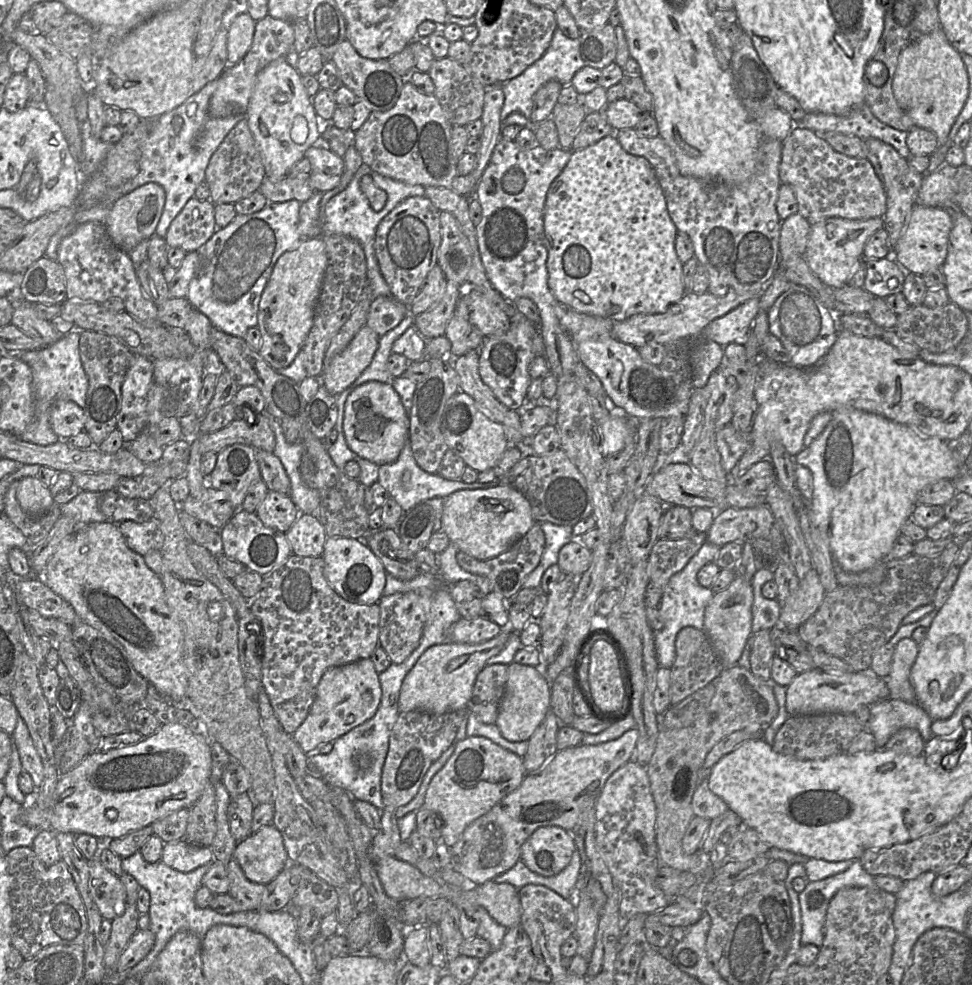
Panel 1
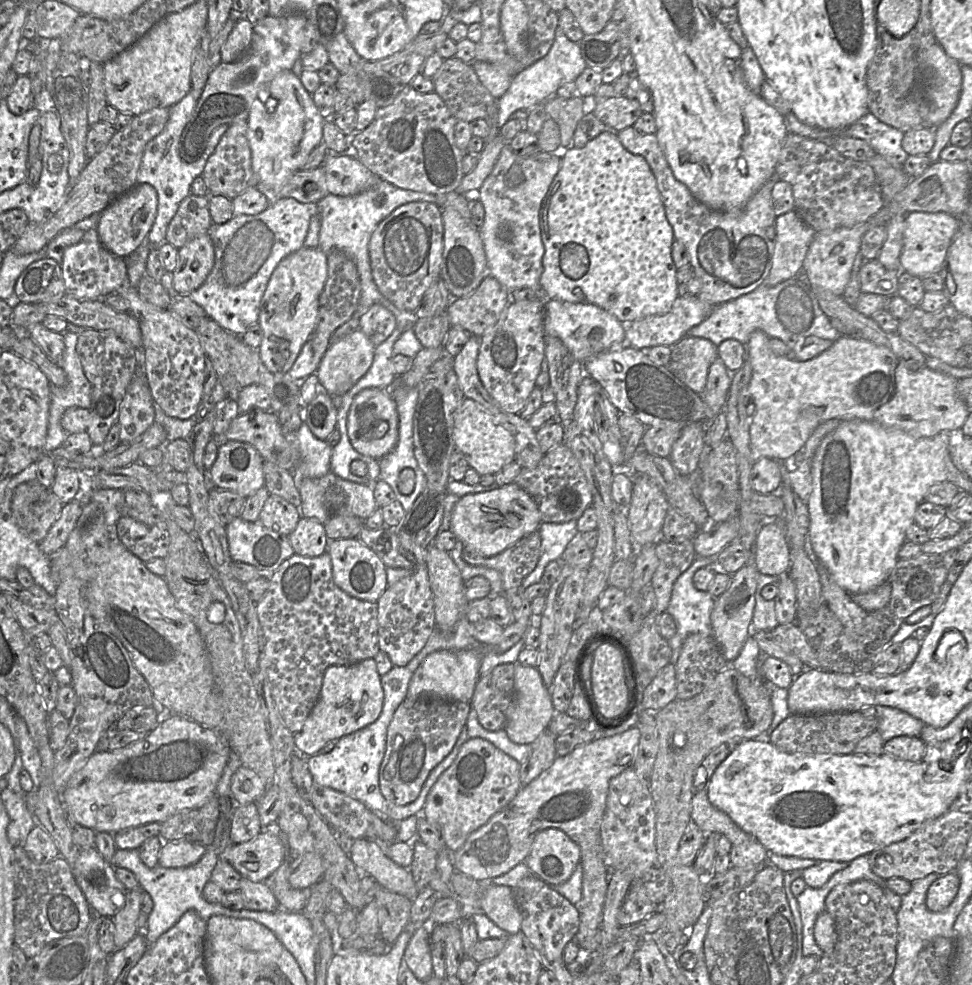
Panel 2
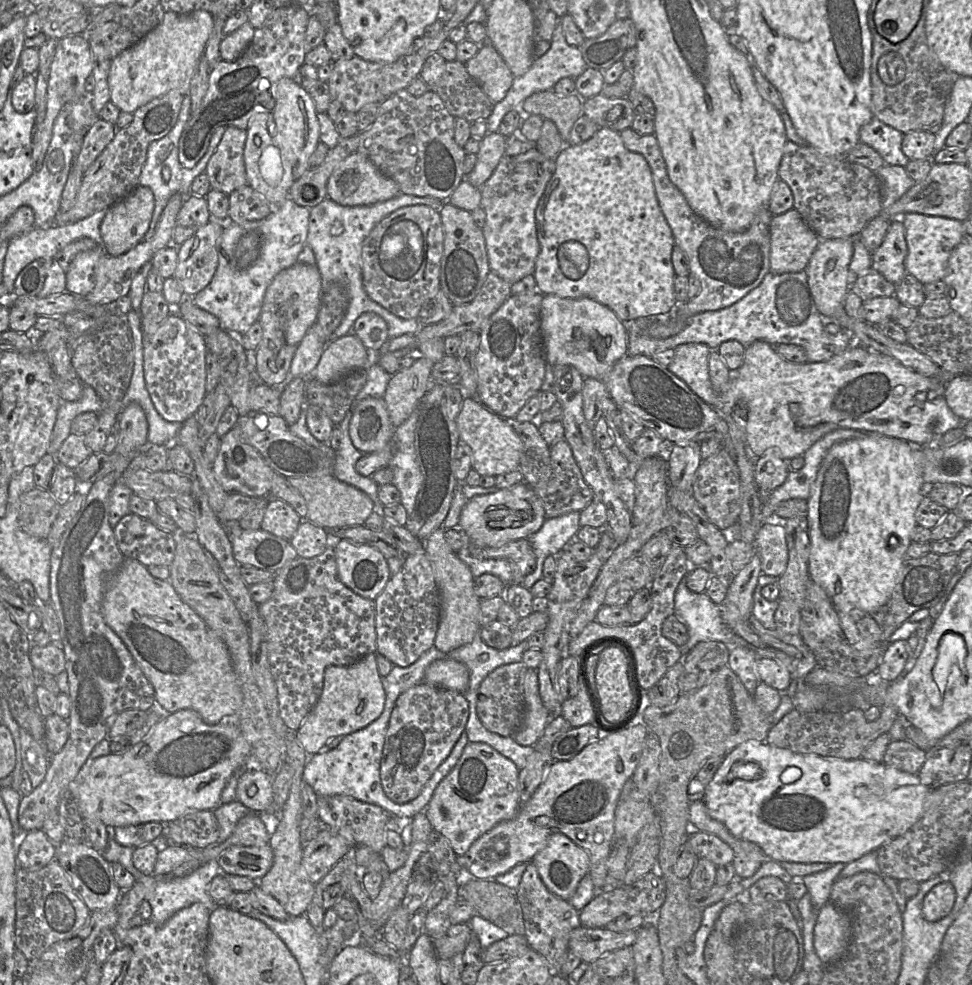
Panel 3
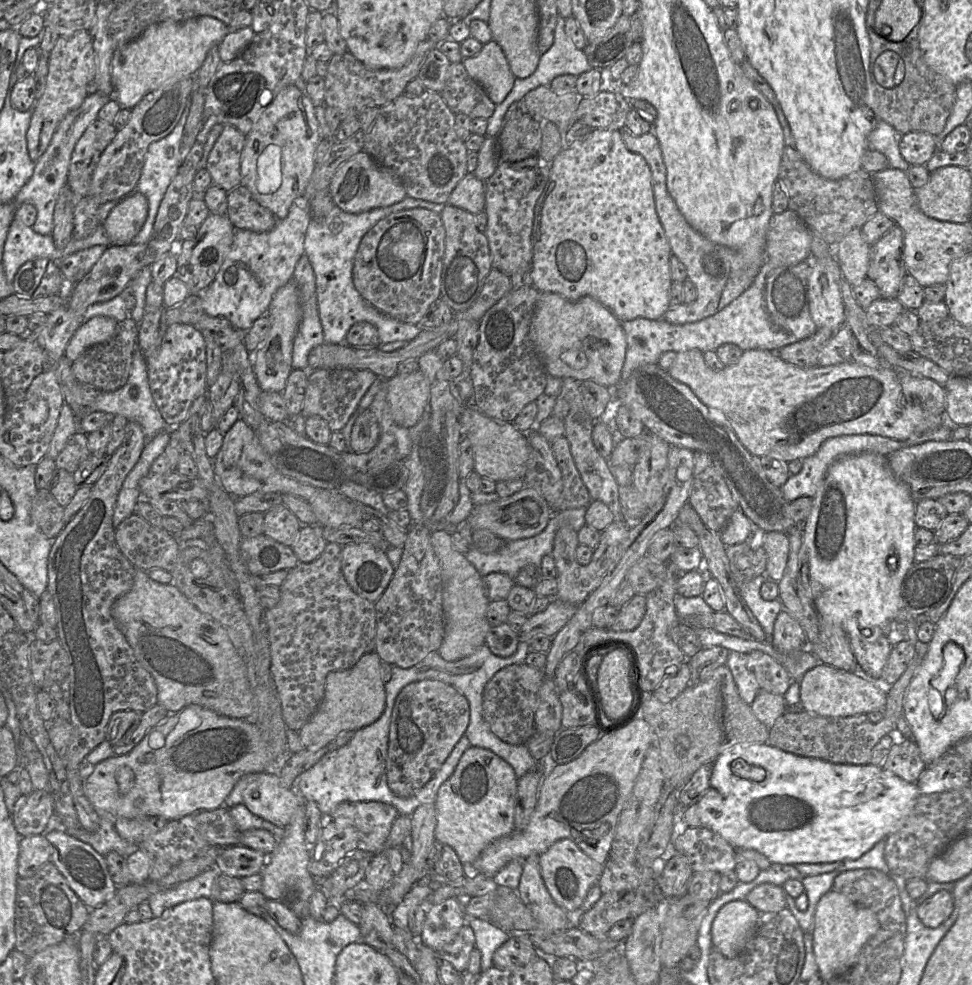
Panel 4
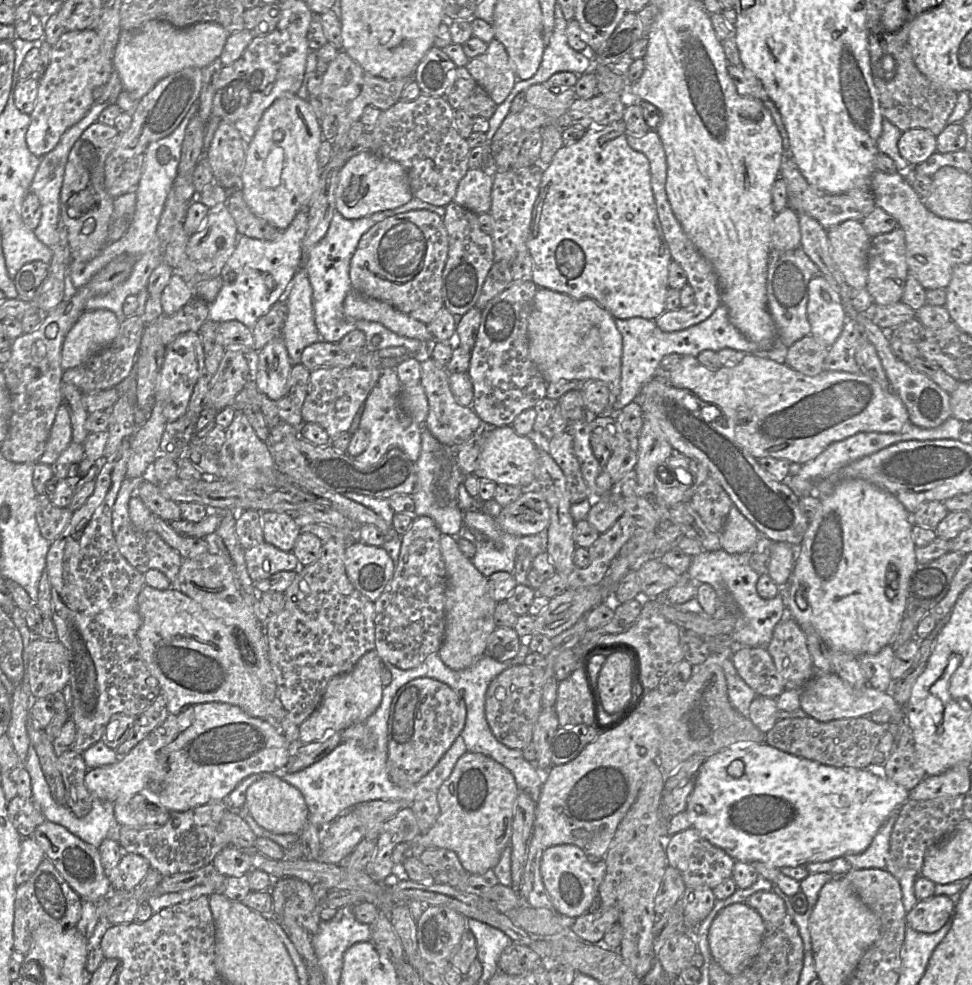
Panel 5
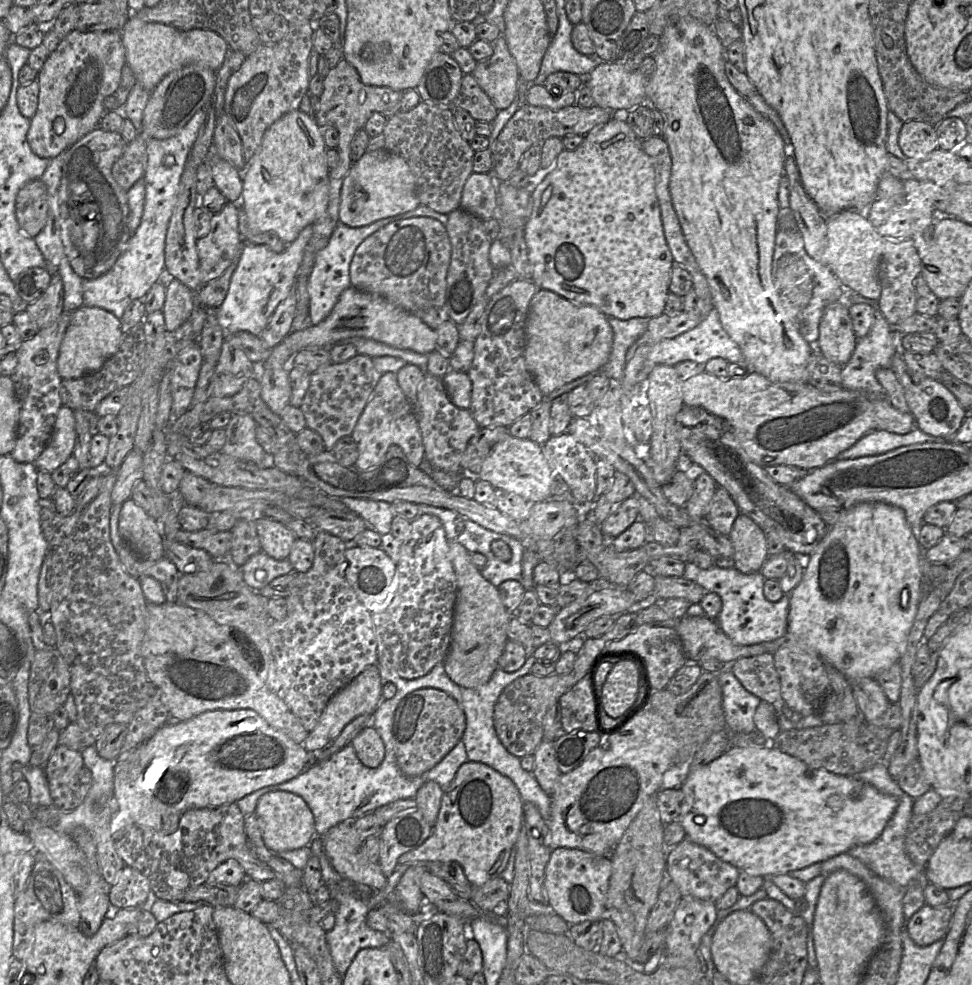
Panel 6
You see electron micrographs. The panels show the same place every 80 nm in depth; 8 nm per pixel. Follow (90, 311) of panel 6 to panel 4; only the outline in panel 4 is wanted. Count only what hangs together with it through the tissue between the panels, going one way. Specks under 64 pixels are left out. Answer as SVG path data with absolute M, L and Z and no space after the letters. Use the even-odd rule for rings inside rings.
M96 316L84 322L70 339L65 356L72 363L89 347L109 340L117 323L106 316Z

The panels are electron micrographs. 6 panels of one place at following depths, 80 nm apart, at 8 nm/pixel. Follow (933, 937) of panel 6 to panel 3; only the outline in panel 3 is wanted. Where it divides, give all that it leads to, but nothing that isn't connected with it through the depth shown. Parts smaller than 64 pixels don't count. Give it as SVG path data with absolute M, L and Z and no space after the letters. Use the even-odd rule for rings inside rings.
M946 876L944 877L945 880L935 885L924 897L922 912L929 922L936 922L946 917L955 904L955 888Z

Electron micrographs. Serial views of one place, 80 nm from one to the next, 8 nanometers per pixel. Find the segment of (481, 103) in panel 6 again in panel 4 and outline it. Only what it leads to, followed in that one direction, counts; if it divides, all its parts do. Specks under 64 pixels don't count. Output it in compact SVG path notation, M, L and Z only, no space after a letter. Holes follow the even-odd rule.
M462 62L449 65L444 88L439 94L454 114L463 113L471 119L488 120L496 108L484 88L470 77Z

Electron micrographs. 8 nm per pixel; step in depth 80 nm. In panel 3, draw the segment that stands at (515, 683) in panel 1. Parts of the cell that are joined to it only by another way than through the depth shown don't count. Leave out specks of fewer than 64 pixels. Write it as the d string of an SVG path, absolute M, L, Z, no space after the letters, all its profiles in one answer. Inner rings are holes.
M528 669L524 677L526 710L521 727L513 735L522 746L535 746L542 737L551 719L539 693L539 679L536 669Z

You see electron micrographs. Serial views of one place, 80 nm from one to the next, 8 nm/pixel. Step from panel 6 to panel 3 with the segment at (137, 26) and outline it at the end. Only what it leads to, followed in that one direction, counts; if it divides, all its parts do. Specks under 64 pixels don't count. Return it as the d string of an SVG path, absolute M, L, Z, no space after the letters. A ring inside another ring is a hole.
M196 10L187 14L179 14L175 12L168 12L164 15L161 23L156 26L153 30L151 30L145 37L143 37L139 42L137 42L132 47L126 49L121 52L116 58L114 58L111 62L109 76L108 76L108 84L110 89L111 101L115 104L120 111L127 112L133 114L138 108L144 106L151 100L155 98L159 98L168 94L169 92L178 92L183 96L189 95L190 84L196 69L196 66L200 60L200 58L204 55L204 50L211 34L211 31L214 26L214 17L211 13L205 10Z

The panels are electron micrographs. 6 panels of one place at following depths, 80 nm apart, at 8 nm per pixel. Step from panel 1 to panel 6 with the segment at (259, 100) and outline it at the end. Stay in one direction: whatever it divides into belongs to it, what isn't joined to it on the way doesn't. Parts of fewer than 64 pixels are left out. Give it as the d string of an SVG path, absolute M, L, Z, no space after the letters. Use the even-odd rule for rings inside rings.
M300 109L286 113L267 128L261 145L242 175L240 206L250 229L275 232L285 244L289 244L298 237L303 228L312 225L325 213L329 200L329 169L325 152L323 130L319 128L313 115Z

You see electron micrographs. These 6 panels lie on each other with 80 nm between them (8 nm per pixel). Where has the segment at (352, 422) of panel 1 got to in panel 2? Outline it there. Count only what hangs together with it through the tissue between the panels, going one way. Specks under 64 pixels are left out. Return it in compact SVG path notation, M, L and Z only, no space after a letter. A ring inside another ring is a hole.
M365 388L350 405L347 418L348 438L360 454L380 460L391 452L398 440L399 414L397 404L389 389Z

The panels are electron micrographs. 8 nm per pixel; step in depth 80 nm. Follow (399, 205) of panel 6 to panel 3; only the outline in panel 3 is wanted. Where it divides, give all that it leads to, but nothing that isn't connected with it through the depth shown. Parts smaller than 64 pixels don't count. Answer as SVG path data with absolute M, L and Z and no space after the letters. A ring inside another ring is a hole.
M359 152L352 153L341 161L327 182L327 197L342 206L371 205L389 200L399 193L398 185Z

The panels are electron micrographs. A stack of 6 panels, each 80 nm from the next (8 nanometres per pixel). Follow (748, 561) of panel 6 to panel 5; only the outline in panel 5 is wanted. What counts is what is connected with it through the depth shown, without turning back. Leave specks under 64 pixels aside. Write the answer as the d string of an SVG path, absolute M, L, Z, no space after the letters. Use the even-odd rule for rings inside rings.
M734 505L722 531L722 548L729 554L752 554L759 535L759 530Z

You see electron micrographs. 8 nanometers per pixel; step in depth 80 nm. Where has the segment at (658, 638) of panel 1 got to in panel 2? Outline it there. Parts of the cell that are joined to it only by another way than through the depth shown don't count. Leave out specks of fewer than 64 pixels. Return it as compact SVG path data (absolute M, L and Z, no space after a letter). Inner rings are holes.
M696 556L690 567L678 577L673 585L670 602L666 610L674 618L677 625L676 634L671 639L668 639L672 651L670 664L676 664L681 653L682 645L688 635L700 633L712 636L711 613L714 608L715 598L707 590L700 591L696 589L693 584L693 576L698 569L712 567L714 562L715 558Z

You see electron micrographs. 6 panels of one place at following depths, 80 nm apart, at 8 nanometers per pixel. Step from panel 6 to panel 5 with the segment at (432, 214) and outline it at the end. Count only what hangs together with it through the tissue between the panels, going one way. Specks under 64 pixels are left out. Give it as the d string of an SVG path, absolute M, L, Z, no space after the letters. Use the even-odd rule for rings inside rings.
M415 197L400 207L376 212L359 219L349 220L344 218L338 211L335 211L325 236L311 249L307 262L302 266L308 274L313 290L312 303L315 325L324 341L339 343L350 331L358 329L363 331L364 334L368 335L368 338L374 336L372 339L372 345L377 345L374 347L374 350L381 349L384 345L400 345L403 347L408 347L411 352L415 352L416 350L429 351L429 347L431 346L430 343L400 336L378 322L349 318L345 315L343 310L343 302L345 297L352 290L349 277L350 261L361 237L372 226L386 219L387 217L420 209L426 209L434 212L442 219L445 215L445 207L434 206Z

